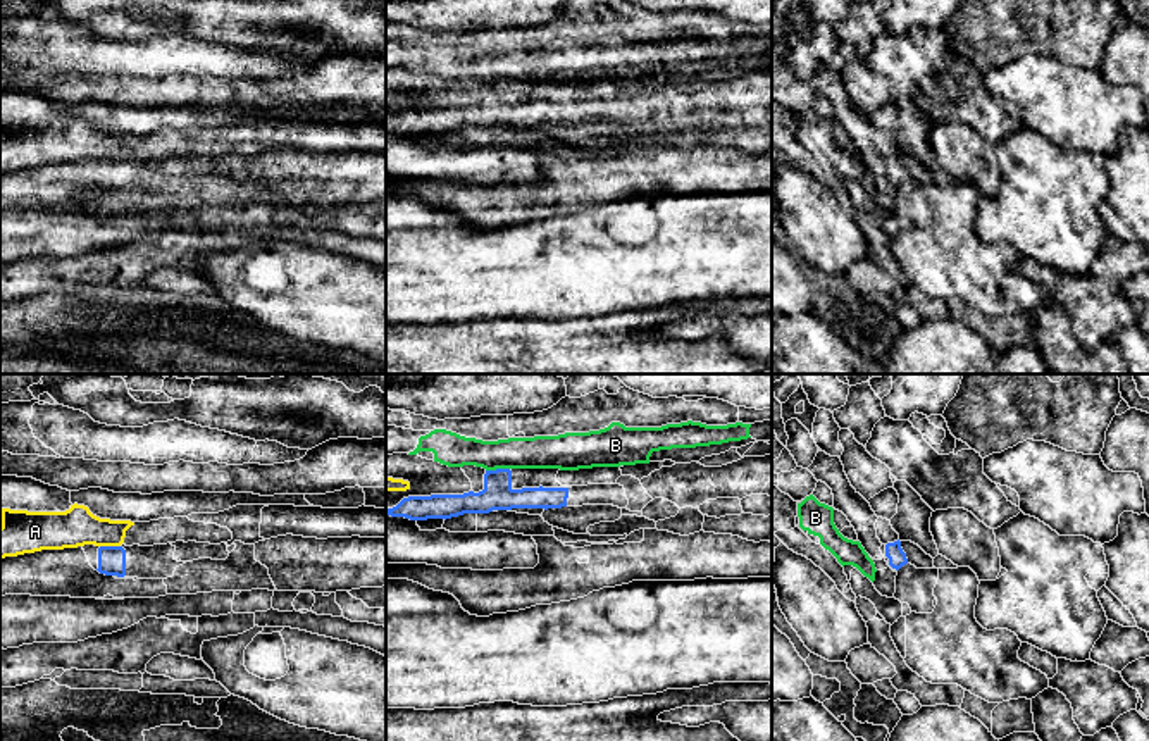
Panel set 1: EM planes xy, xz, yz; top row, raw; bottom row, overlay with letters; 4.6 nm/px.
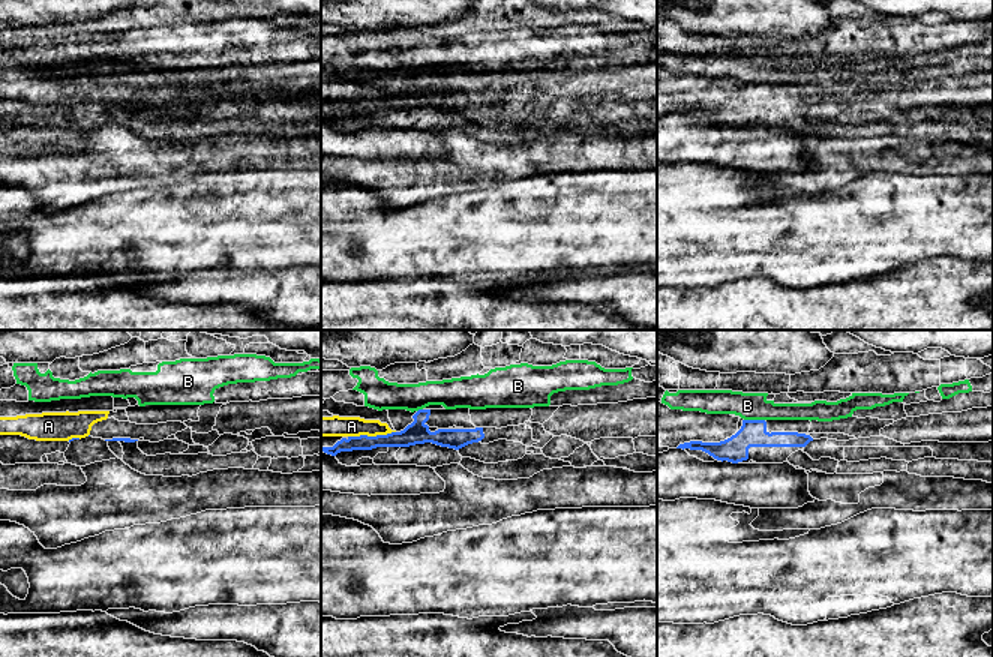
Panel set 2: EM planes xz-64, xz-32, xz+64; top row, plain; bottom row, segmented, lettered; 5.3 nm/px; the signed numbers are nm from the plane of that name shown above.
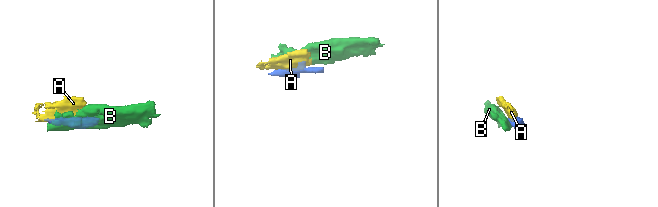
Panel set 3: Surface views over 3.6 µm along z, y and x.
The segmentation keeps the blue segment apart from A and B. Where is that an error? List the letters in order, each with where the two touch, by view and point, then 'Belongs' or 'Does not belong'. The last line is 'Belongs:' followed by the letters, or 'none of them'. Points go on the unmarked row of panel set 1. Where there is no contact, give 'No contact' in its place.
A: Touches blue at xy (111, 161). Does not belong
B: Touches blue at xz (496, 83). Does not belong
Belongs: none of them

